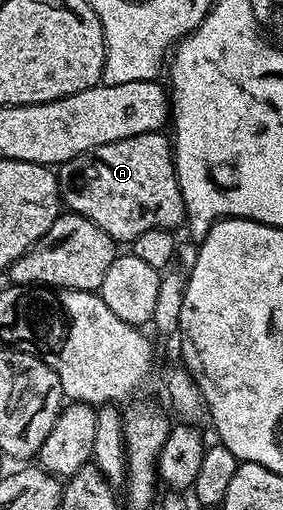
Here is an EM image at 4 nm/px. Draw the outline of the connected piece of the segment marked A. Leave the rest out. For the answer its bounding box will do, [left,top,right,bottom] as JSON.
[56,132,186,243]

